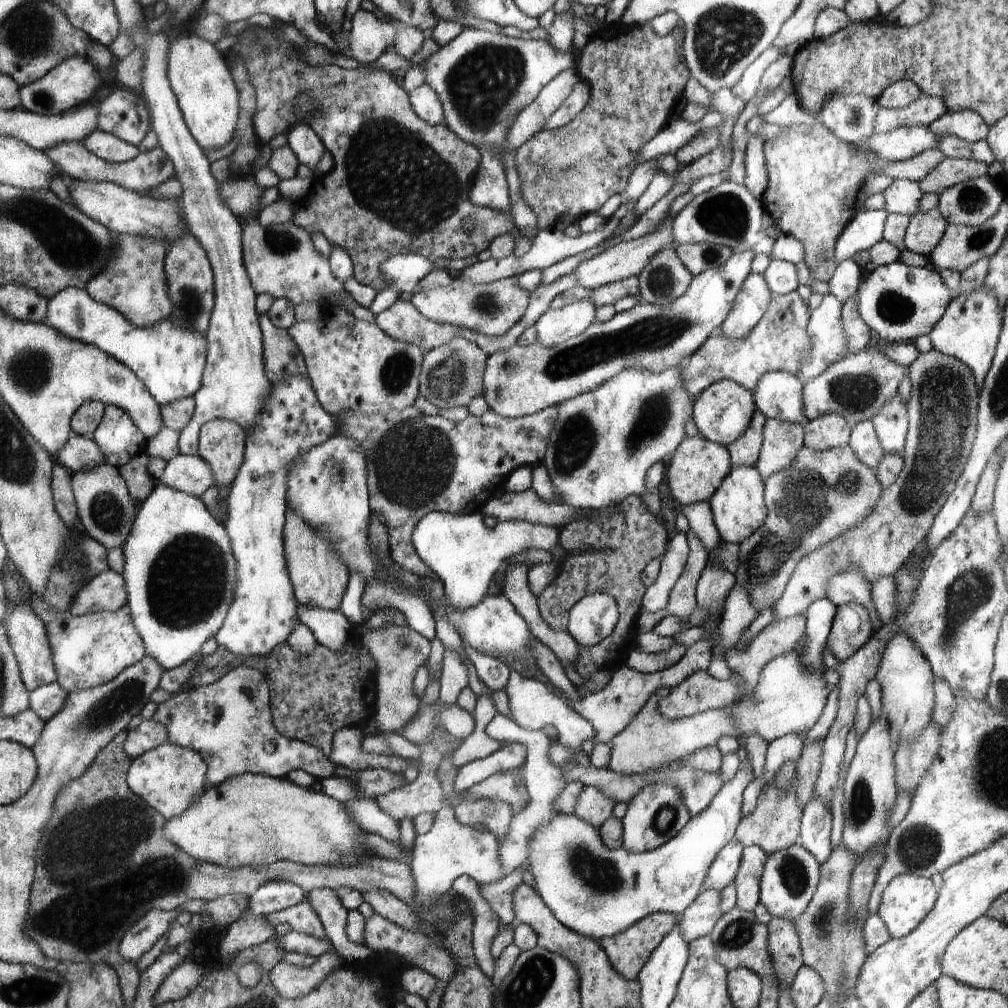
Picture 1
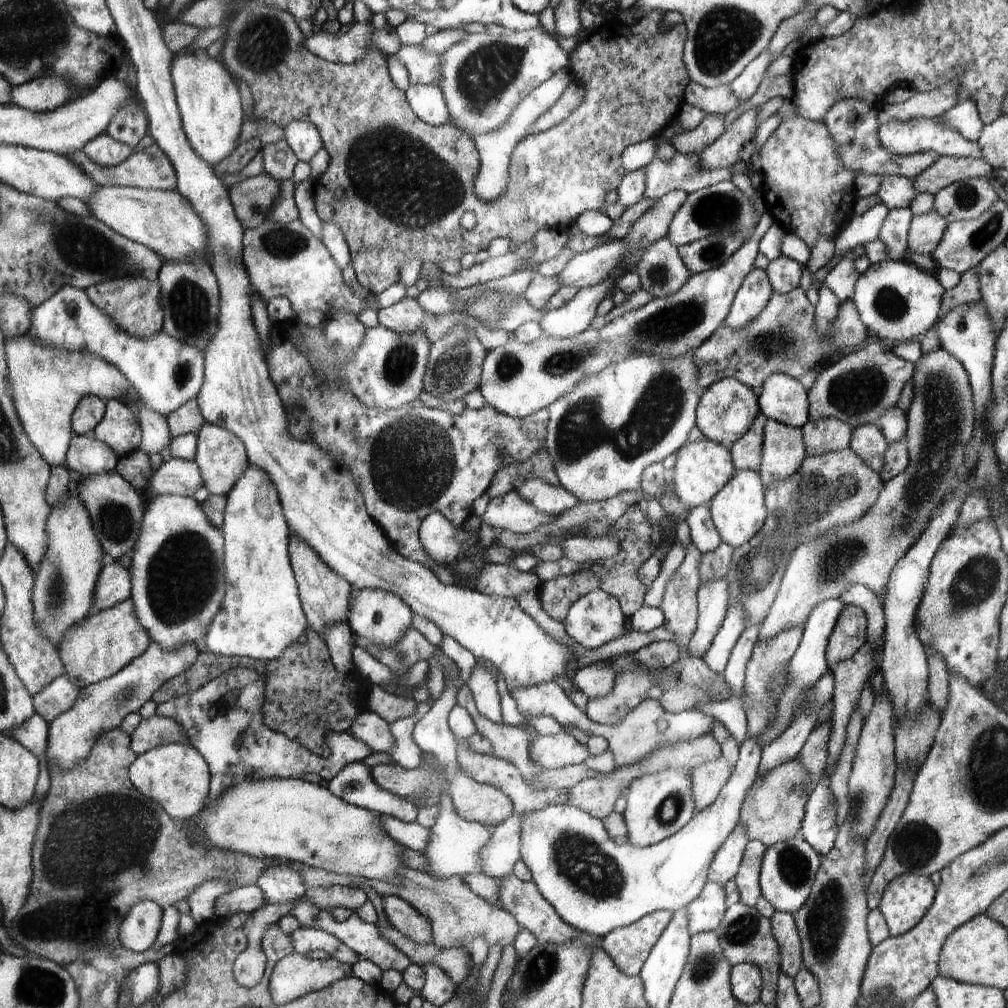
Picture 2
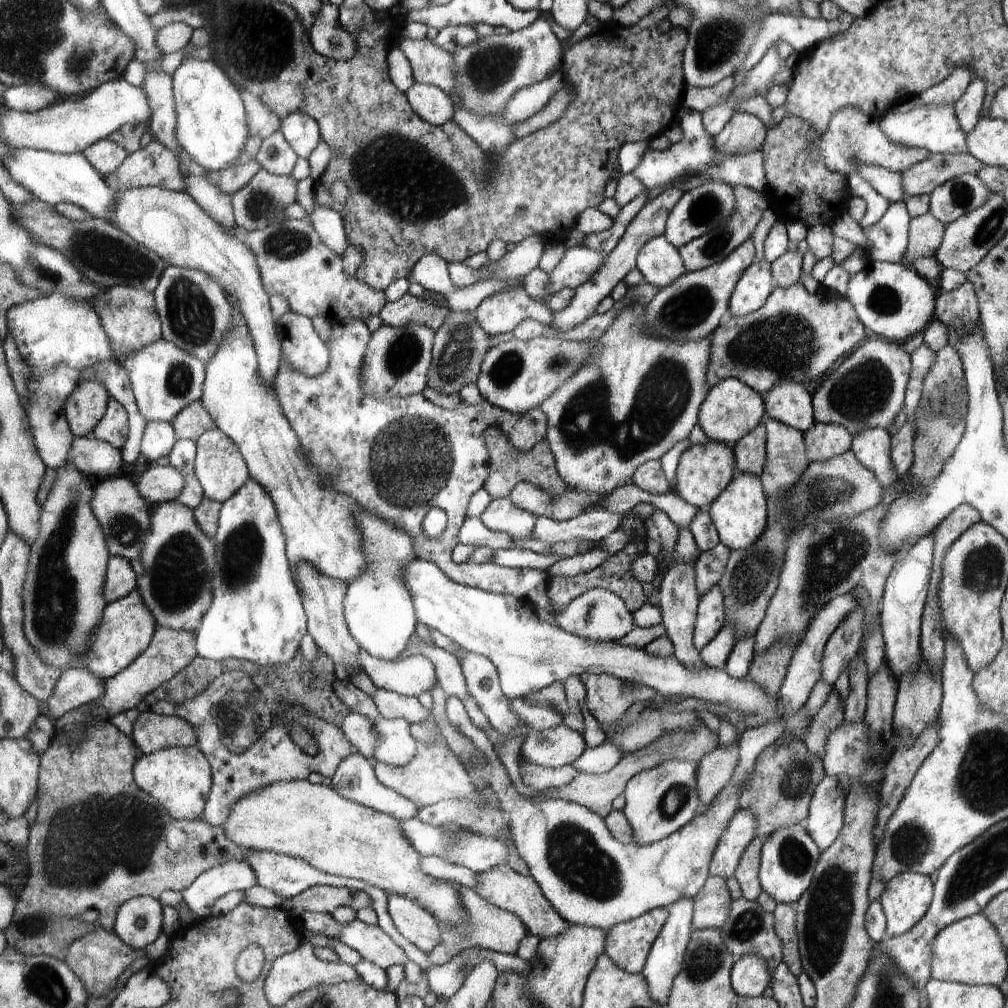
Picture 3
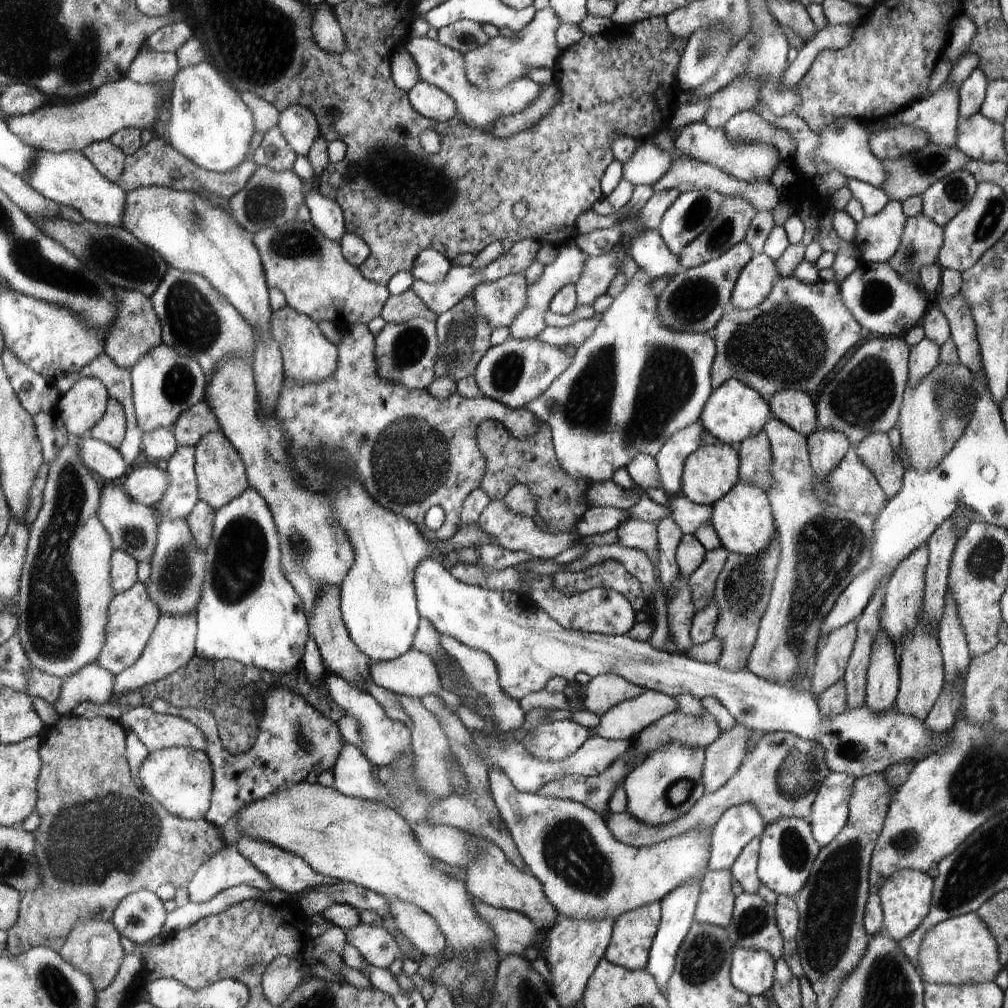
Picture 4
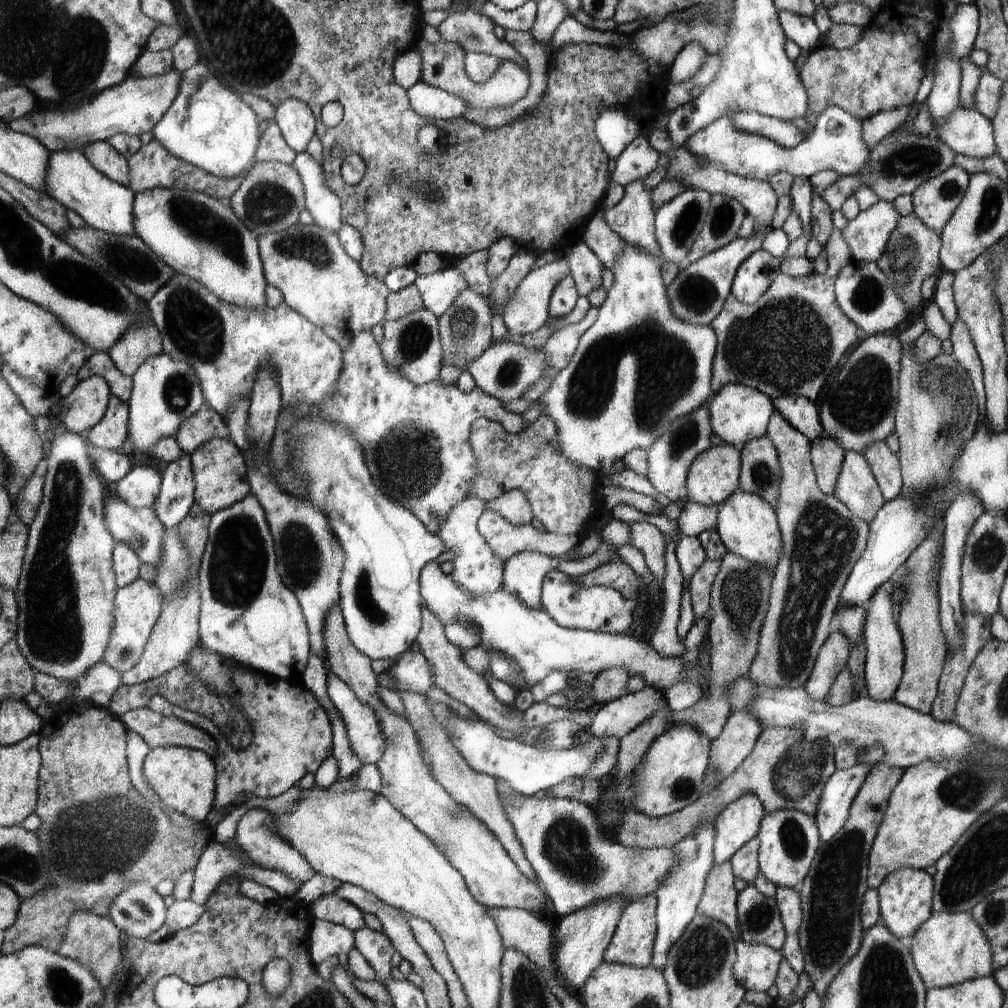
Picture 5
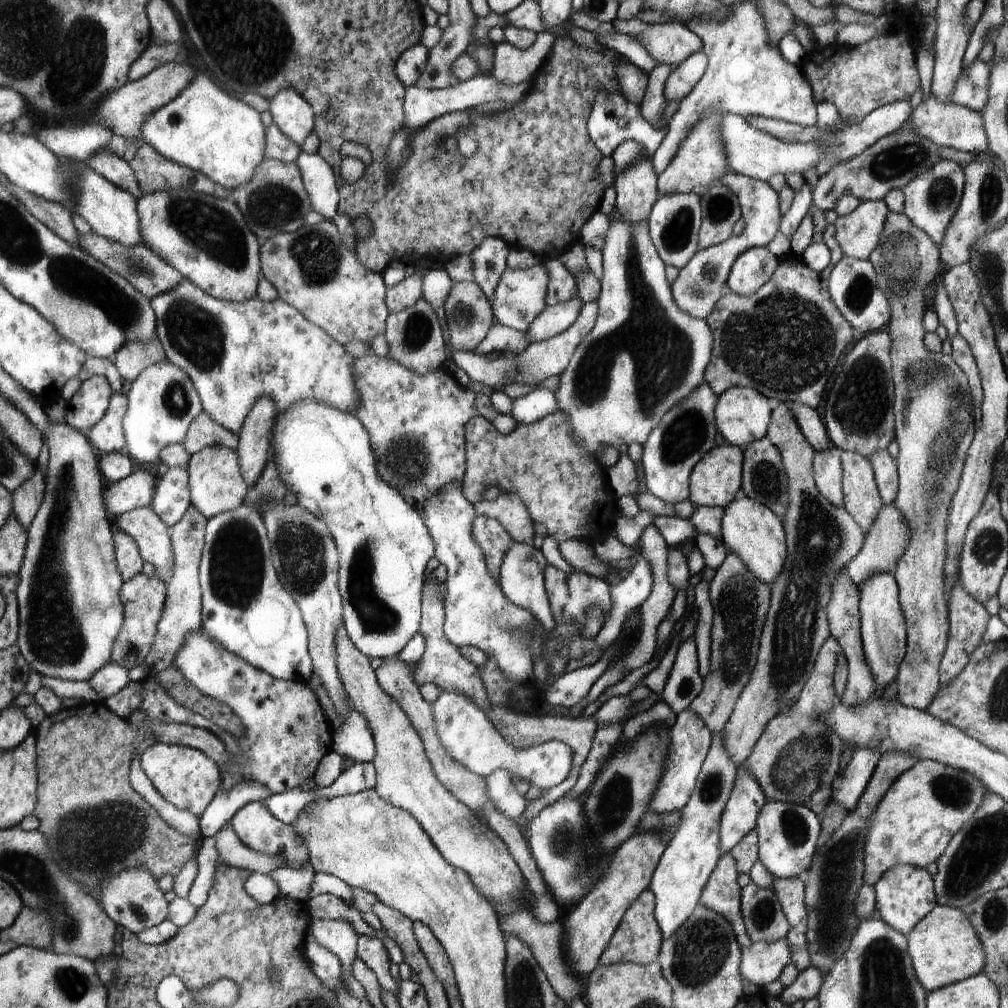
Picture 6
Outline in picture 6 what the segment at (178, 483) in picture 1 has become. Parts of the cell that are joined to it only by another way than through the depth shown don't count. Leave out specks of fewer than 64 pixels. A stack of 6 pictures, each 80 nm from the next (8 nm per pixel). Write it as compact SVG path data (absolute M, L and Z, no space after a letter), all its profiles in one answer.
M145 470L132 471L130 476L111 483L104 502L113 518L122 513L137 509L139 506L150 507L155 493L157 478Z

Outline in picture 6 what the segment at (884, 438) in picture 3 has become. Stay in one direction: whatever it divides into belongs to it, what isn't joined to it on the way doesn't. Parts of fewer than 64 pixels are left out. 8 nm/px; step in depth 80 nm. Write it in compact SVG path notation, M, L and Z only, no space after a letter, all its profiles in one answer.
M888 449L874 451L869 456L873 466L875 481L883 500L883 504L895 502L899 489L899 474L896 459L889 453Z

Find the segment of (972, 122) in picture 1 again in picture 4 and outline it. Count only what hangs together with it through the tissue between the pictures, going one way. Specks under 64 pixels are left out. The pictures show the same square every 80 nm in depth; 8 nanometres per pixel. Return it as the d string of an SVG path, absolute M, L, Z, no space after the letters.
M978 66L959 88L959 116L962 120L981 112L988 81L985 72Z

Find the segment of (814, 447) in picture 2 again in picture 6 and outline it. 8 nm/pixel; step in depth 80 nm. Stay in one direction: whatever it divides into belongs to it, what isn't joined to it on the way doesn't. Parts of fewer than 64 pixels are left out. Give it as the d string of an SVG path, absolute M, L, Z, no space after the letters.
M836 445L816 451L812 466L817 489L836 506L843 506L841 451Z

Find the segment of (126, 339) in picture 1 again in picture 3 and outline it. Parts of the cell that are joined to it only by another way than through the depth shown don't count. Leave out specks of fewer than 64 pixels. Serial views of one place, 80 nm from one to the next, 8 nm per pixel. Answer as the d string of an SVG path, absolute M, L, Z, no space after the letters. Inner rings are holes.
M64 293L40 296L38 299L12 305L7 312L7 328L8 333L13 334L18 352L24 362L39 369L53 369L60 363L67 364L76 371L92 367L96 361L106 360L107 351L113 348L107 336L107 331L93 306L88 301ZM160 338L147 347L111 359L127 372L137 407L147 422L171 422L183 408L202 399L206 364L172 341Z

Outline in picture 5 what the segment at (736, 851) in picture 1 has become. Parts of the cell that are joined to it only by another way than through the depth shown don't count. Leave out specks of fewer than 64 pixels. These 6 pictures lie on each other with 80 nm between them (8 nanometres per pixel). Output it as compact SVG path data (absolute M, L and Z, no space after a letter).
M747 793L734 803L731 803L715 820L714 864L721 865L733 858L749 841L756 838L760 832L761 823L766 813L762 801L756 795Z

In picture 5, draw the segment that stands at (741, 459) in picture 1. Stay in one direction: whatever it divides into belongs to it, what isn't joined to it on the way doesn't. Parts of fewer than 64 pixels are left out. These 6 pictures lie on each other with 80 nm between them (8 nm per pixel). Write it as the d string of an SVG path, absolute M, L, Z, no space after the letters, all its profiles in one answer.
M764 435L748 442L741 451L743 472L740 475L740 488L758 493L775 508L781 472L772 441Z

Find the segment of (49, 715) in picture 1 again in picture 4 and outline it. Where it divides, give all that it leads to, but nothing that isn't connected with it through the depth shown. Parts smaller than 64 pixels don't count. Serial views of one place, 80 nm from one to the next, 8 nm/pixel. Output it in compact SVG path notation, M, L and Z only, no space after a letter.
M92 663L82 668L78 674L63 680L62 694L54 705L61 716L70 715L81 702L106 704L114 696L115 676L100 664Z

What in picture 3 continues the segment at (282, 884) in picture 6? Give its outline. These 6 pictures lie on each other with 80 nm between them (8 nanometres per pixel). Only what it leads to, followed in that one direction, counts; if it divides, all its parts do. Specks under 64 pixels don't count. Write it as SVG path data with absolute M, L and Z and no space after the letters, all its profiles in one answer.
M228 861L219 867L203 872L190 887L180 892L195 920L207 919L213 914L212 906L230 891L245 891L258 885L255 875L246 861Z

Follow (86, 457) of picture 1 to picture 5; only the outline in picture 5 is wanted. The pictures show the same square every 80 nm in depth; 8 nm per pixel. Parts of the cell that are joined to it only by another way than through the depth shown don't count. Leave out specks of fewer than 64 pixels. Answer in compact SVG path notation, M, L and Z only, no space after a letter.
M92 444L92 446L87 446L87 453L100 476L103 476L105 482L109 483L111 487L127 472L130 472L131 460L119 450L110 450Z

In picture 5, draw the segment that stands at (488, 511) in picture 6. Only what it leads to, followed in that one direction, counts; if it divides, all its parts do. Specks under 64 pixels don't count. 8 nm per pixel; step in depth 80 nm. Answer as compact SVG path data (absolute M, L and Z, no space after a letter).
M520 489L506 491L502 496L488 501L486 504L488 511L499 512L514 526L528 524L533 518L533 512L525 492Z

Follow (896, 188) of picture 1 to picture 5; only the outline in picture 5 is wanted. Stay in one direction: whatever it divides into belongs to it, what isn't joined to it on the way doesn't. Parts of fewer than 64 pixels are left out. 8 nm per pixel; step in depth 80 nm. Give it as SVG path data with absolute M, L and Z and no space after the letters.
M828 107L817 119L810 132L798 146L787 149L773 140L734 128L731 116L724 115L689 136L683 144L695 157L722 165L724 170L749 179L769 181L778 172L810 178L820 170L834 170L840 176L862 174L870 158L870 148L863 139L861 121L838 107Z

